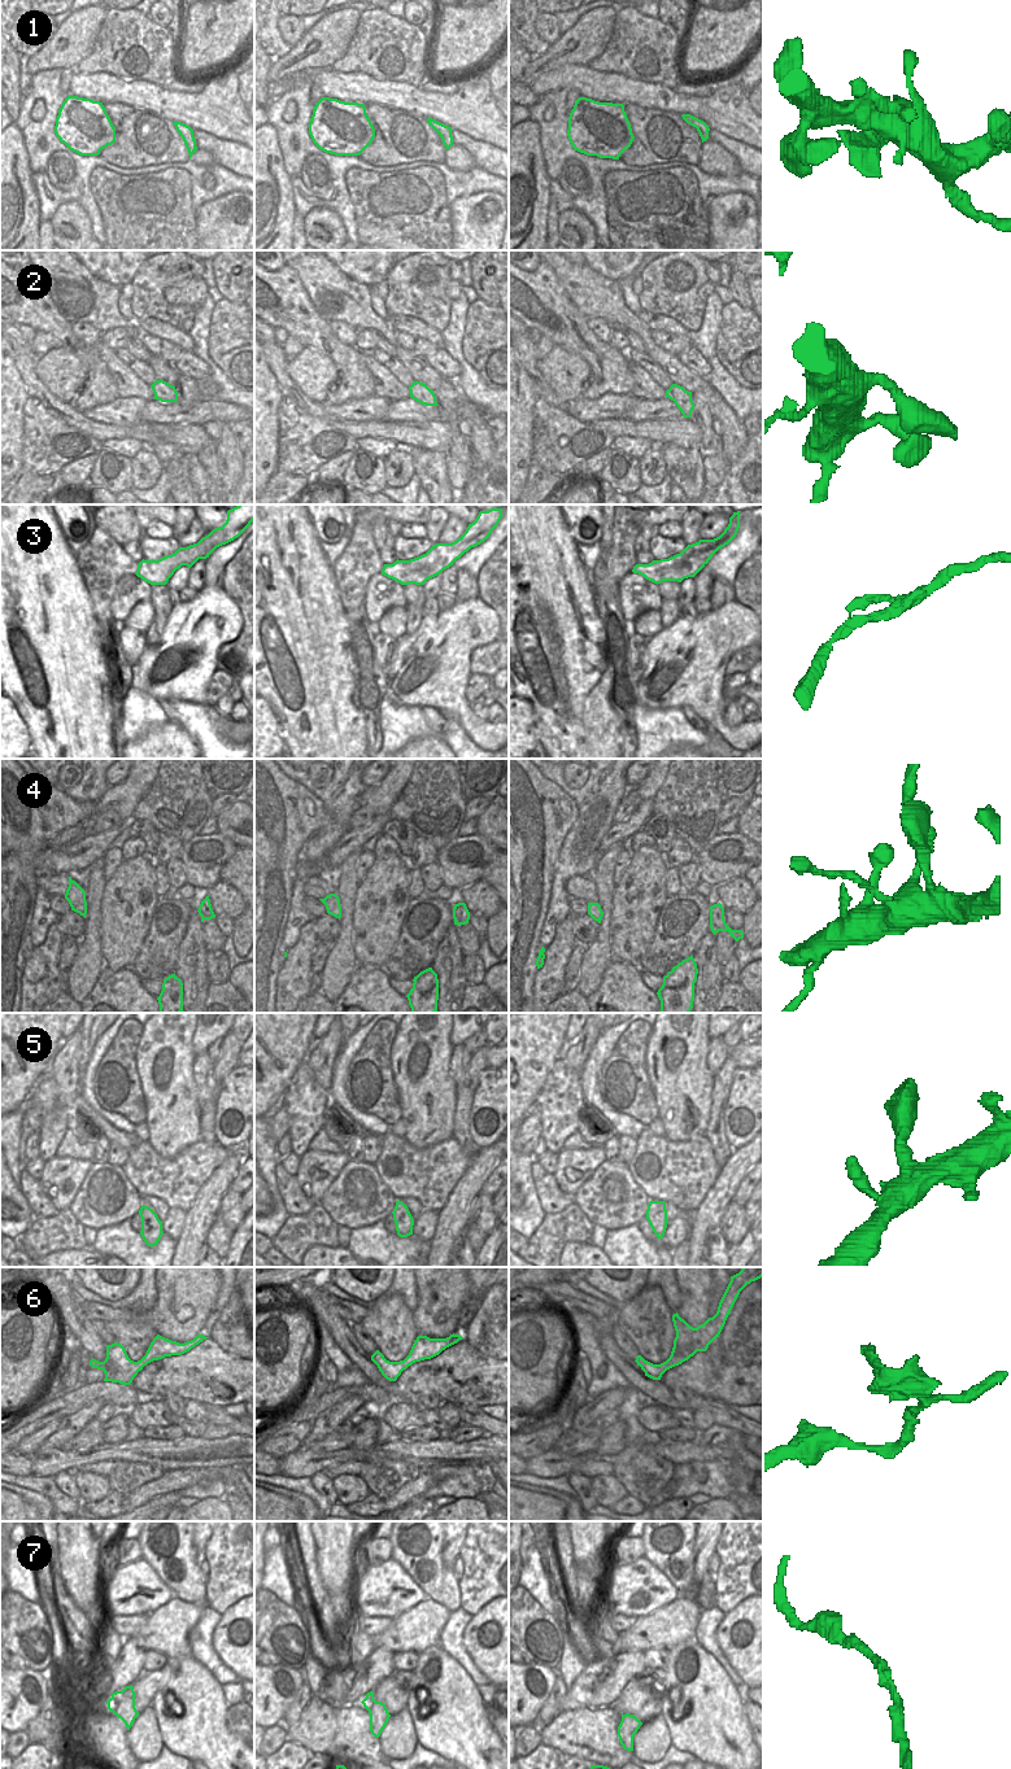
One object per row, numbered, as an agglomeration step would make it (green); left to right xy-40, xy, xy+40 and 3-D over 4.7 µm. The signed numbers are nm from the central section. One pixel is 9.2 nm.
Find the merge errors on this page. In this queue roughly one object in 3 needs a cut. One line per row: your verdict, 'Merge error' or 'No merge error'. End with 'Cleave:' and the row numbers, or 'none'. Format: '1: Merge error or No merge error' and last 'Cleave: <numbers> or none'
1: Merge error
2: No merge error
3: No merge error
4: No merge error
5: No merge error
6: Merge error
7: No merge error
Cleave: 1, 6.

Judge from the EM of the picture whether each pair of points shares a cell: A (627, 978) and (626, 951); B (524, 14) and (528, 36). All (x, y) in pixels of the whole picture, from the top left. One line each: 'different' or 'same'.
A: different
B: same

